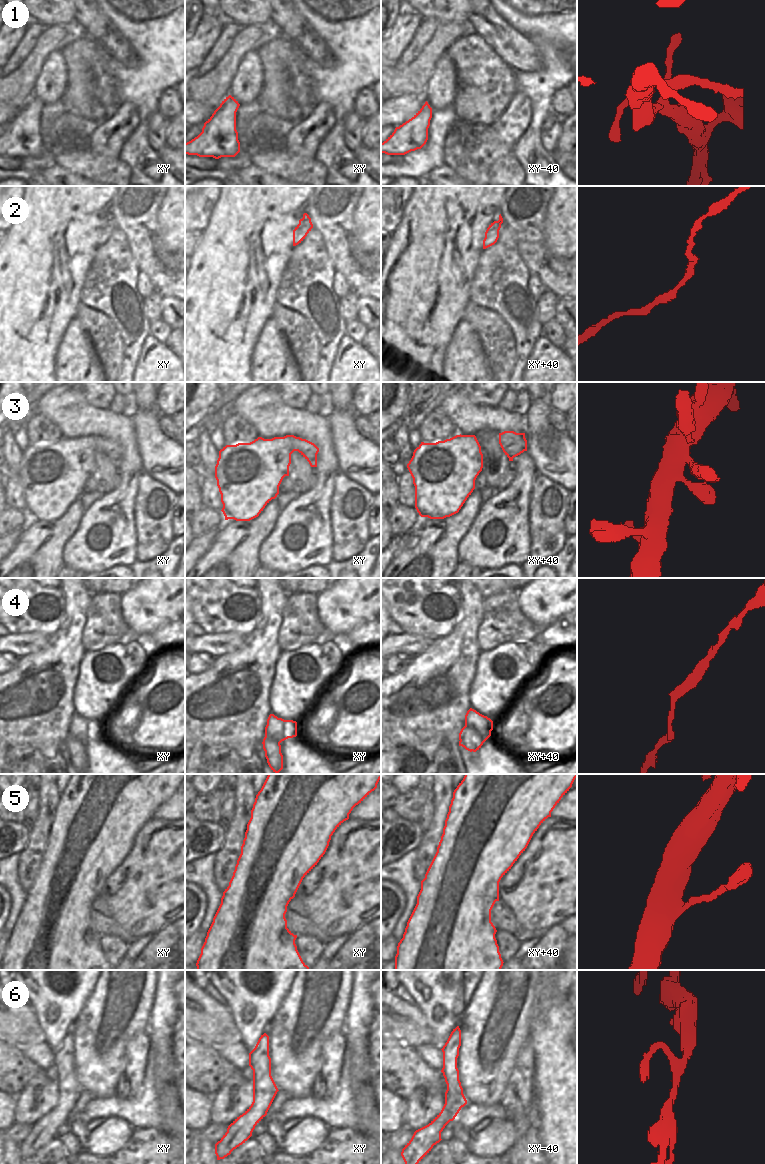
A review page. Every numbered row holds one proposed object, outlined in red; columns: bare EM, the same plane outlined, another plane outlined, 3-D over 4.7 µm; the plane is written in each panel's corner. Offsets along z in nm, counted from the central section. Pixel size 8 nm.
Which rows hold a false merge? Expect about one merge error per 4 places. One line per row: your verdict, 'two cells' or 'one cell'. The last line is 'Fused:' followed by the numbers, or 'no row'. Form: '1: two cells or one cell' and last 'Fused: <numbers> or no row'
1: one cell
2: one cell
3: one cell
4: one cell
5: one cell
6: one cell
Fused: no row

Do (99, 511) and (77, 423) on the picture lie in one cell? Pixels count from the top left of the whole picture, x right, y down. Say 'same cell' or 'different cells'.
same cell

